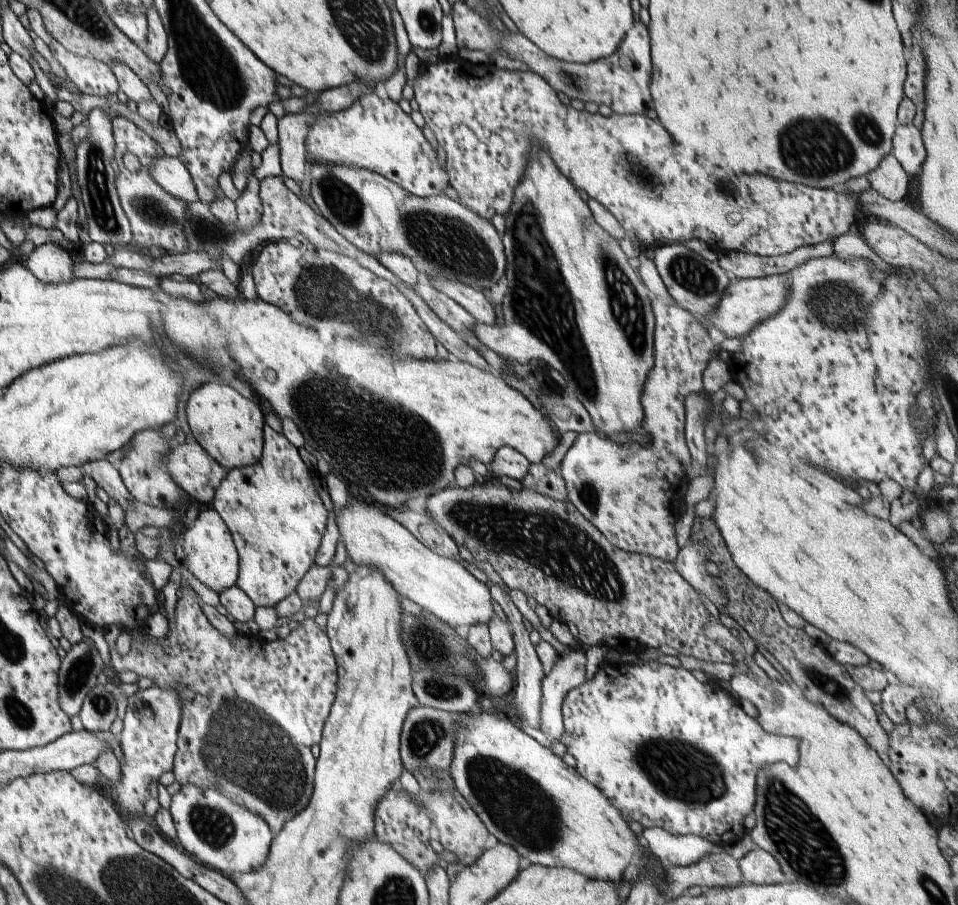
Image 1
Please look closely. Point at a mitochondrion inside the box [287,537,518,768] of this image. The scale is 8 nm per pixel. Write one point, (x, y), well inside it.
(426, 642)

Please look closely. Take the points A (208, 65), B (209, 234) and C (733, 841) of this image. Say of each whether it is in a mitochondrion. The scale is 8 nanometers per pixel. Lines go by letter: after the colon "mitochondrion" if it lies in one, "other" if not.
A: mitochondrion
B: mitochondrion
C: other

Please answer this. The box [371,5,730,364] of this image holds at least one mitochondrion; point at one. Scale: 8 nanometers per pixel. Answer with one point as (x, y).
(449, 243)

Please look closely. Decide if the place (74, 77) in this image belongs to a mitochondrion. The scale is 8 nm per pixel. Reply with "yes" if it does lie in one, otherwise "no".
no

